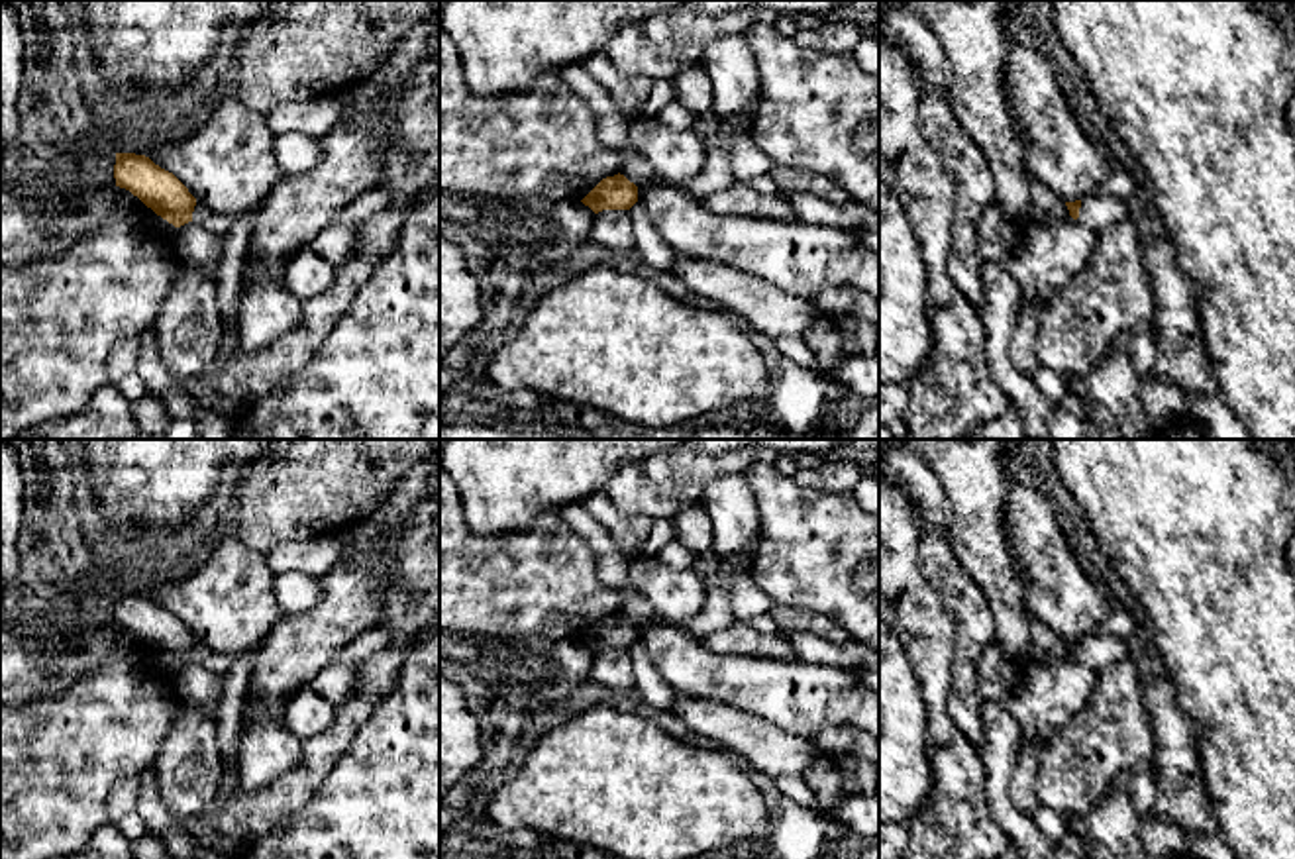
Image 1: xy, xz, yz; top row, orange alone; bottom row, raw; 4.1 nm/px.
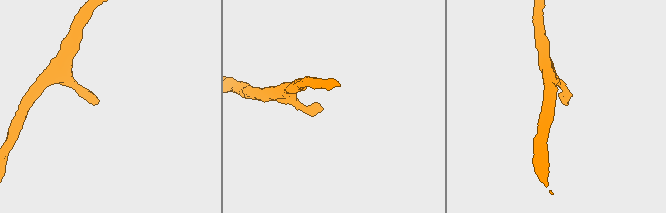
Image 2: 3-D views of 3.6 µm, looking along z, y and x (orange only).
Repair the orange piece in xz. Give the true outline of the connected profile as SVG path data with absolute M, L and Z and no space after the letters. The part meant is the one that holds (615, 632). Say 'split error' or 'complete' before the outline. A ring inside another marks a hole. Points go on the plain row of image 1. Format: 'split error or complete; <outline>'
complete; M618 612L602 618L581 641L595 653L630 649L638 641L638 626Z

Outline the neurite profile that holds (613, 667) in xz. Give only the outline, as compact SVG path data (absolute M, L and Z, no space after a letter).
M602 649L595 653L591 681L610 688L634 690L634 661L630 649Z

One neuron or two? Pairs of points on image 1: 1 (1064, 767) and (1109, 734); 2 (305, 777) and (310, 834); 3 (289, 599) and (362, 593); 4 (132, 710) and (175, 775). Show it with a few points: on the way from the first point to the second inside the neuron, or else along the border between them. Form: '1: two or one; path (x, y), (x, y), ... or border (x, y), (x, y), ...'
1: one; path (1076, 763), (1097, 744)
2: two; border (334, 765), (295, 814), (271, 832)
3: two; border (320, 579), (320, 599), (309, 608), (287, 612)
4: two; border (177, 707), (171, 728), (150, 767)

